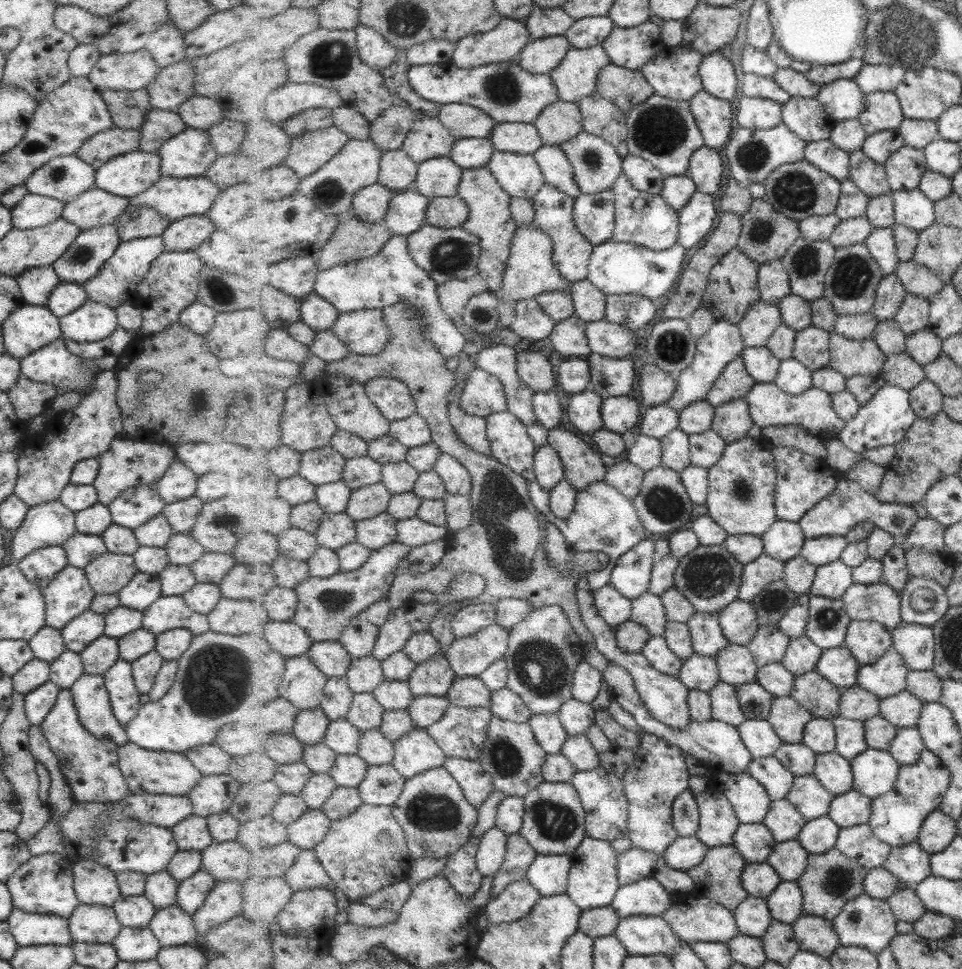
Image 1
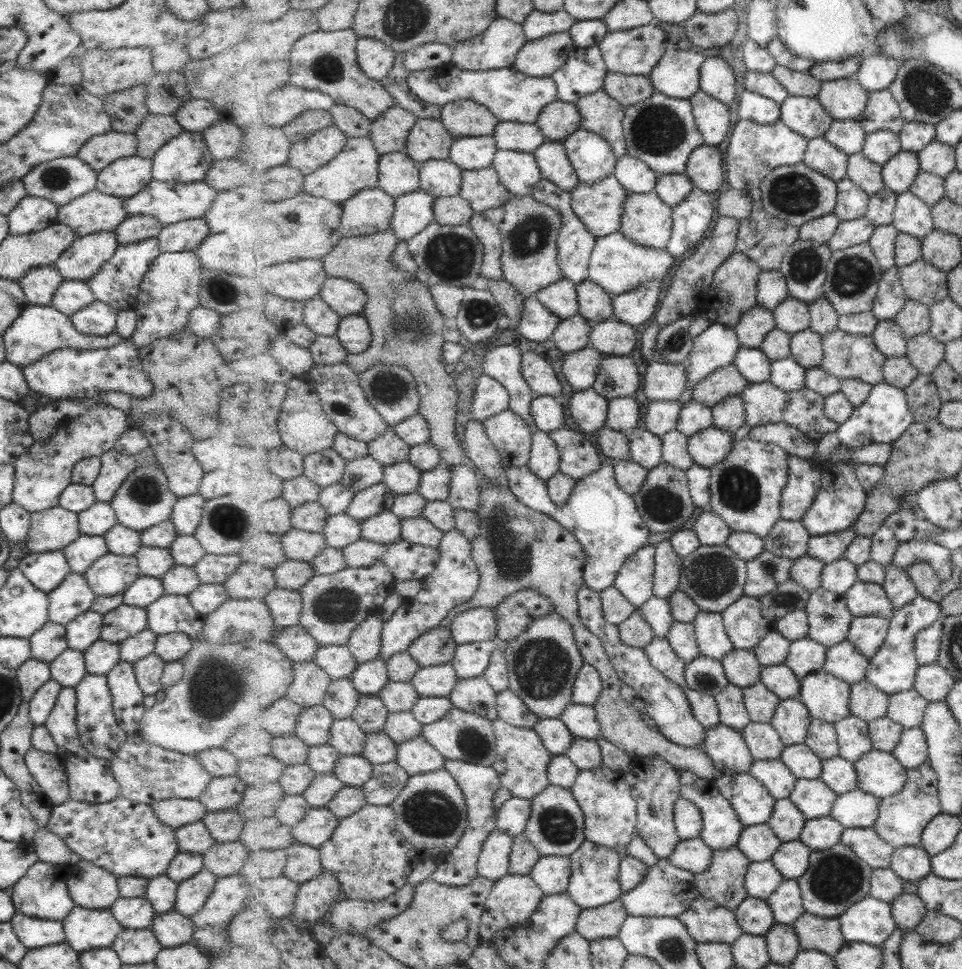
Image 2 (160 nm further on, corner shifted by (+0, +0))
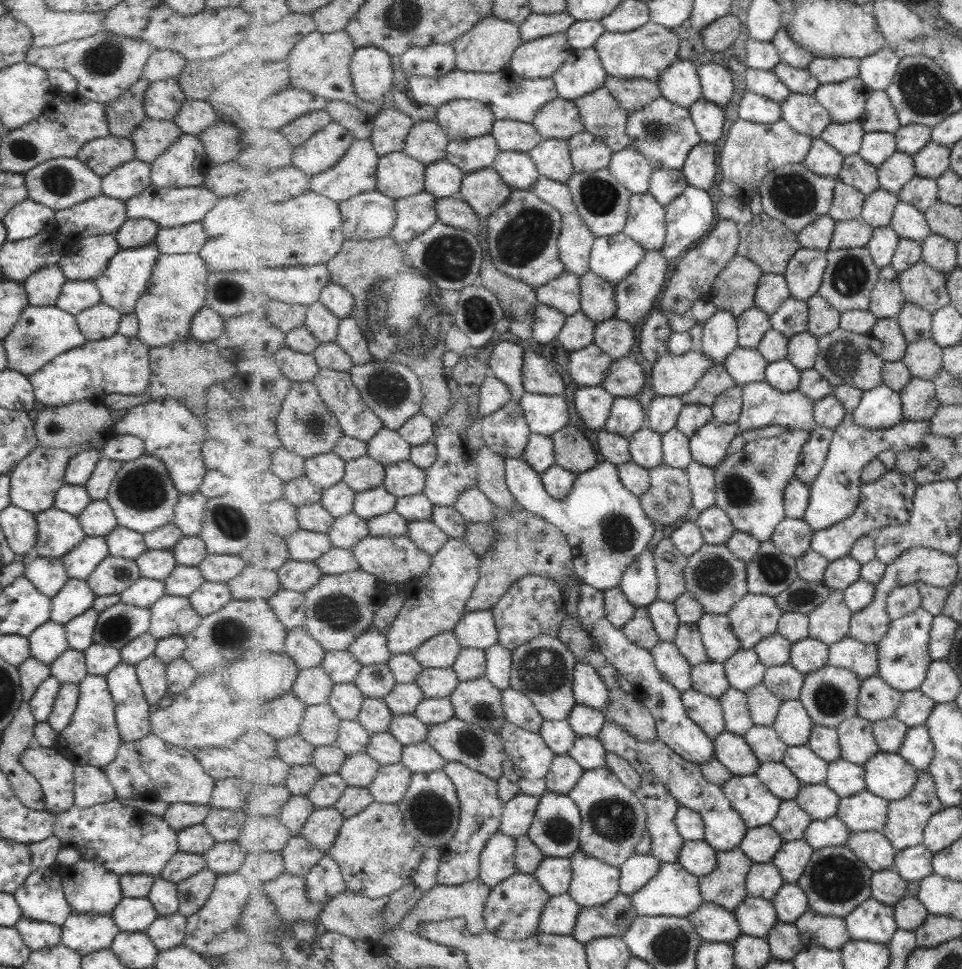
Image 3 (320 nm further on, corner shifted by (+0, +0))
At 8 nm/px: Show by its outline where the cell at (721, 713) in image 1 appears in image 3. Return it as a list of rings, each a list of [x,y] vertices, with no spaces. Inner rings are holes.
[[[730,686],[726,694],[719,699],[726,717],[726,730],[738,735],[747,735],[755,726],[755,722],[750,713],[746,692]]]

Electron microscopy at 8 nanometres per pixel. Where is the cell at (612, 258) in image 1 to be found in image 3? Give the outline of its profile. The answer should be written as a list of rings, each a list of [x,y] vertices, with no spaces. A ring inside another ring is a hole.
[[[627,233],[595,239],[590,268],[603,280],[617,286],[639,268],[647,258],[647,250]]]

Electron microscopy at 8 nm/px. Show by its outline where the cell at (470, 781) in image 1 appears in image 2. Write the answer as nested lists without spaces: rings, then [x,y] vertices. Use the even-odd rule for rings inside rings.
[[[447,759],[444,769],[458,780],[463,790],[469,812],[469,826],[458,846],[439,859],[437,871],[429,877],[429,880],[456,887],[467,886],[480,876],[478,865],[483,845],[487,837],[498,828],[498,809],[495,808],[494,799],[496,793],[502,788],[502,780],[492,767],[467,763],[463,760]]]

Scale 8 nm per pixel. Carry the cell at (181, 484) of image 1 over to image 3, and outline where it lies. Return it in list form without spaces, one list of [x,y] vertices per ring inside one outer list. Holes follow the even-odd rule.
[[[163,398],[126,409],[116,417],[114,432],[141,440],[144,452],[163,462],[180,494],[194,493],[203,482],[206,468],[202,459],[202,444],[206,442],[207,434],[200,420],[179,402]]]

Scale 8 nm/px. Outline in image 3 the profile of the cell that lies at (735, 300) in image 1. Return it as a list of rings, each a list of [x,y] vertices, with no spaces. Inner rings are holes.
[[[736,255],[711,289],[711,302],[719,311],[731,312],[735,318],[742,316],[756,307],[756,293],[763,276],[753,260]]]

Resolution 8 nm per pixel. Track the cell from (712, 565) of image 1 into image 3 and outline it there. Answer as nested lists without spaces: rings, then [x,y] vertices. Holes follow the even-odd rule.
[[[705,543],[701,550],[698,550],[688,559],[690,562],[684,572],[687,591],[695,595],[695,598],[704,606],[706,613],[727,615],[735,604],[750,593],[748,588],[749,564],[735,556],[735,553],[731,552],[726,544]]]

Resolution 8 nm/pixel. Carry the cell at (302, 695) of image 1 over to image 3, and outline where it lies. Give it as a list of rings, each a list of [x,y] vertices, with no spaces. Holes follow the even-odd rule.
[[[322,666],[303,668],[299,671],[292,693],[307,706],[327,704],[334,690],[334,683]]]

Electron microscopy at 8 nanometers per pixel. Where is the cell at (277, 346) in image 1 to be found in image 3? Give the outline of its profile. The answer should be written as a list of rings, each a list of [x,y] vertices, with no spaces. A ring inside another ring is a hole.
[[[287,346],[280,348],[273,357],[283,376],[292,382],[313,381],[321,369],[313,353],[297,352]]]

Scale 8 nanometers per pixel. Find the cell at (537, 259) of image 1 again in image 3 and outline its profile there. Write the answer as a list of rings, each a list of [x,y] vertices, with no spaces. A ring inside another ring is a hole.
[[[514,189],[510,199],[485,221],[489,259],[504,275],[537,288],[551,283],[551,280],[558,279],[566,272],[558,248],[562,213],[554,205],[541,200],[532,190]]]

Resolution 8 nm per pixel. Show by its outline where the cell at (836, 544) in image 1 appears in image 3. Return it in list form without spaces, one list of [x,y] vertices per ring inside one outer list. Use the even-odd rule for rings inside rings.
[[[890,469],[881,479],[862,484],[862,498],[855,514],[827,530],[817,531],[812,539],[812,549],[826,556],[831,562],[850,554],[854,544],[865,536],[874,535],[885,526],[905,524],[914,511],[914,498],[918,484],[899,469]]]

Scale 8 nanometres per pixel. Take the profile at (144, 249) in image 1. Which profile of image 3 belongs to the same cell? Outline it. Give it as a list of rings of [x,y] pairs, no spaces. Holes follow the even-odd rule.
[[[154,244],[142,248],[120,249],[108,262],[103,273],[93,281],[100,295],[100,302],[113,308],[119,315],[134,313],[135,303],[143,295],[146,280],[151,277],[159,252]]]

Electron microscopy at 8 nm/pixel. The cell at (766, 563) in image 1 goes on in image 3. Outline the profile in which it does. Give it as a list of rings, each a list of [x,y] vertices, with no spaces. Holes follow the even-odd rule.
[[[773,541],[762,542],[755,559],[748,566],[751,593],[776,597],[797,579],[798,559],[777,548]]]

